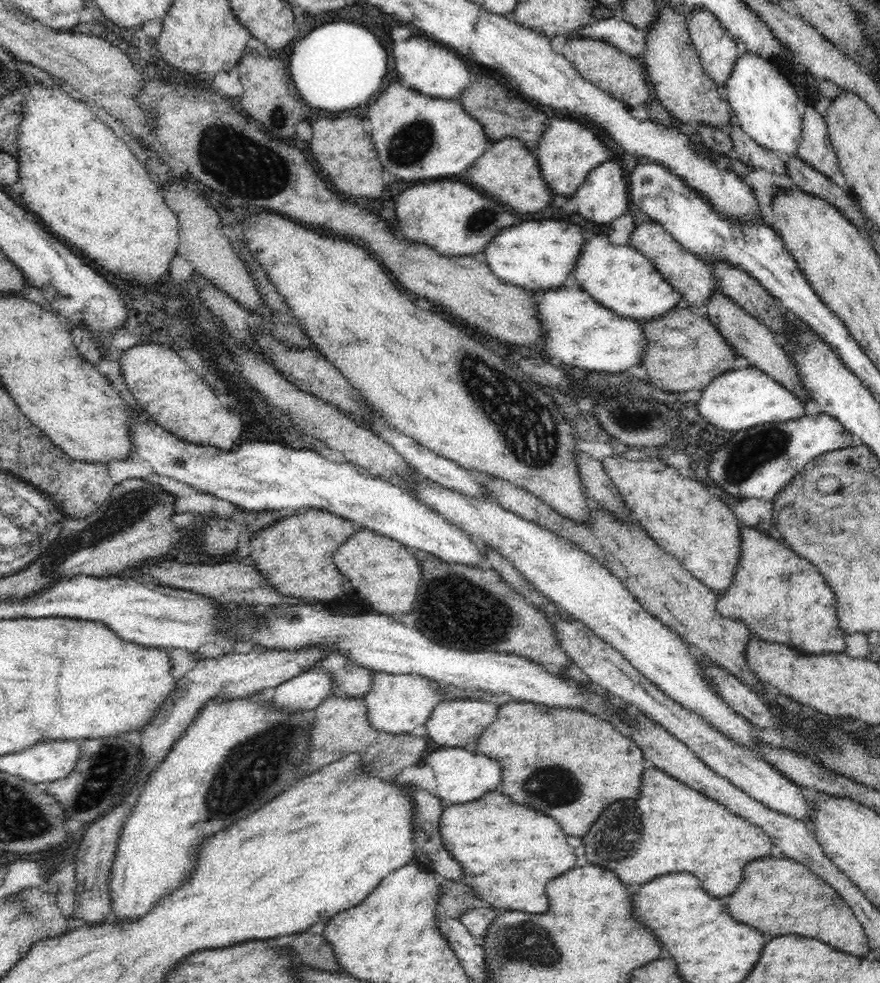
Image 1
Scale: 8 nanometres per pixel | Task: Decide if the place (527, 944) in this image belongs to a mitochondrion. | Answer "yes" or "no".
yes

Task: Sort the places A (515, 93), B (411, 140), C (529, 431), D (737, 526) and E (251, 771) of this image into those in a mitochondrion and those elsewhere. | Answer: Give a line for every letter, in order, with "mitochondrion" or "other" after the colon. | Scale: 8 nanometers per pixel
A: other
B: mitochondrion
C: mitochondrion
D: other
E: mitochondrion

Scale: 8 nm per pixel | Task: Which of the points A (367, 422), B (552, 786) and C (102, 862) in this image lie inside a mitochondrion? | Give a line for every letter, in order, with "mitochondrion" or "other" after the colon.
A: other
B: mitochondrion
C: other

